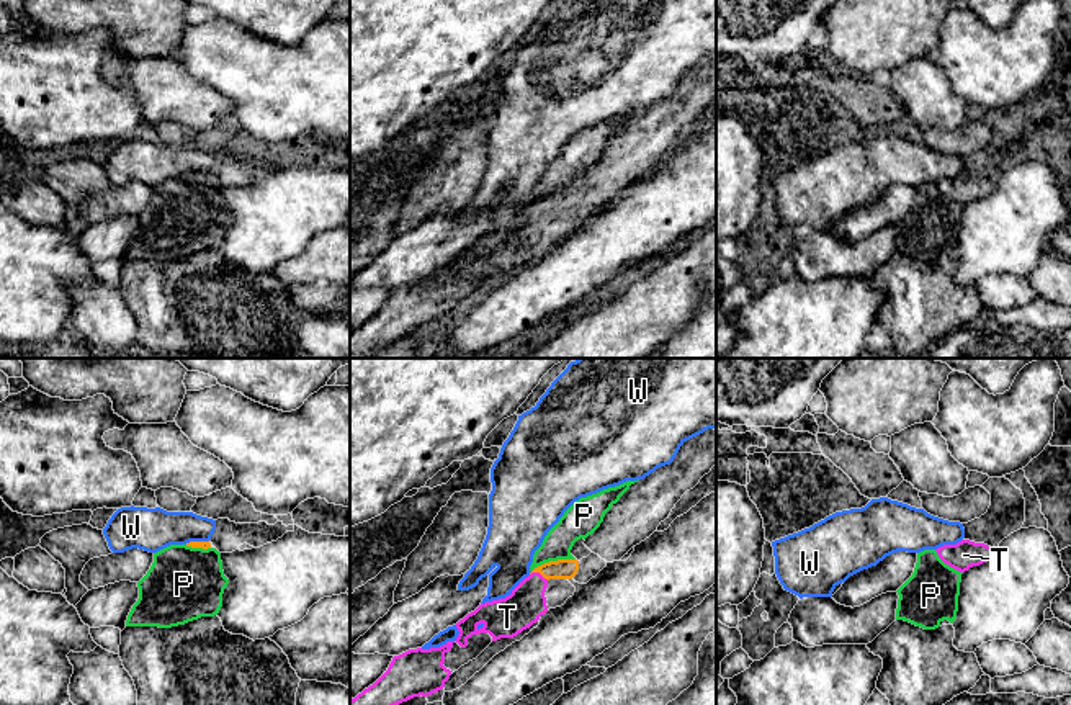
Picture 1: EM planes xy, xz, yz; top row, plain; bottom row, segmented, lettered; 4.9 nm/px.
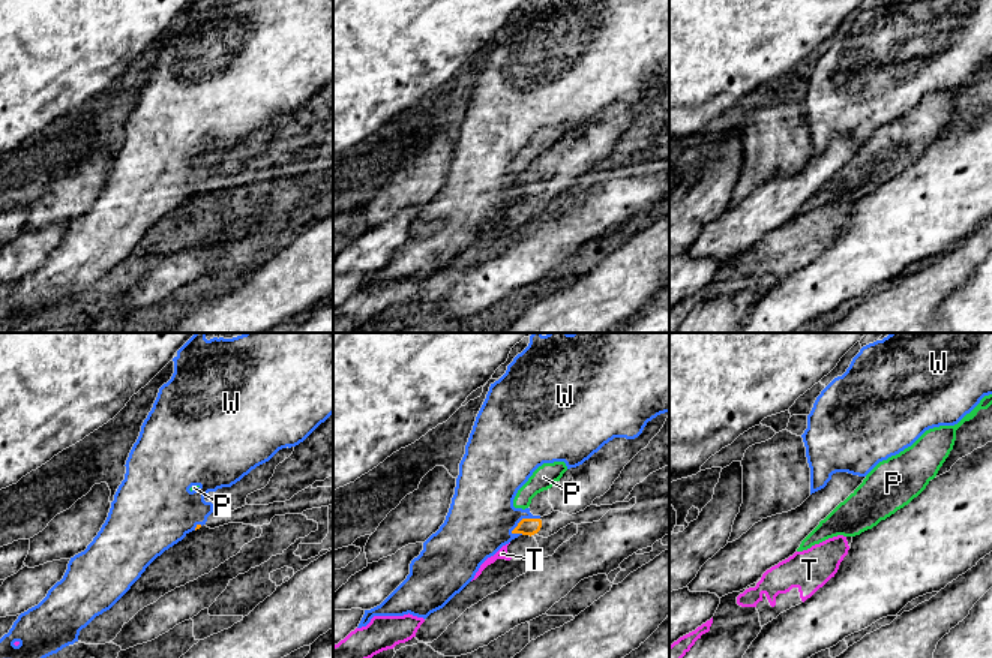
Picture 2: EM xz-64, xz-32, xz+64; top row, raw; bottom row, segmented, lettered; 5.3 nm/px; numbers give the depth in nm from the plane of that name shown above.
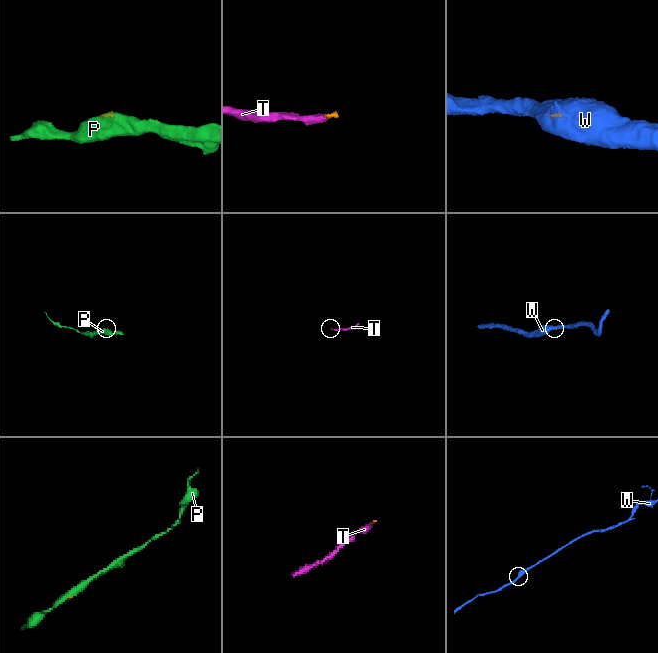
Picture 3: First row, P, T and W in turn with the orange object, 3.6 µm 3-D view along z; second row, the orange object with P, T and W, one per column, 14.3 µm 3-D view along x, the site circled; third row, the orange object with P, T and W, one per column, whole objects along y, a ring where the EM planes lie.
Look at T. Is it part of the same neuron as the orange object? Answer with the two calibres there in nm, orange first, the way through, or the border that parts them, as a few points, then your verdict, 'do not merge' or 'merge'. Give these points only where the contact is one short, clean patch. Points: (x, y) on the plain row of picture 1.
100 nm thick on the orange side, 190 nm on the other; runs through xz (563, 202), (540, 206), (527, 236); merge

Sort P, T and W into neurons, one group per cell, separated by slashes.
P / T / W

